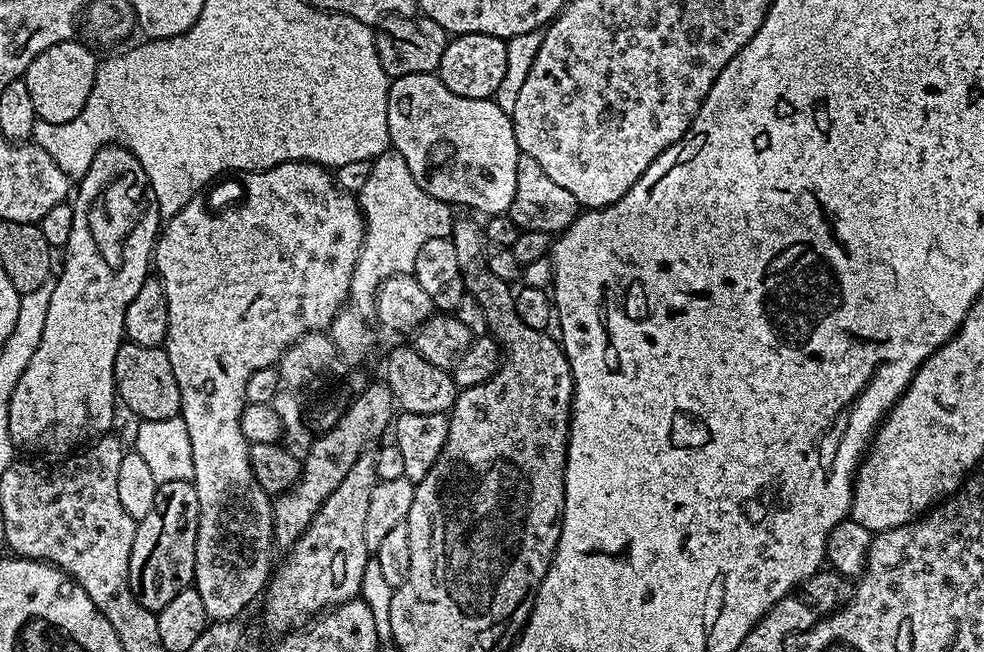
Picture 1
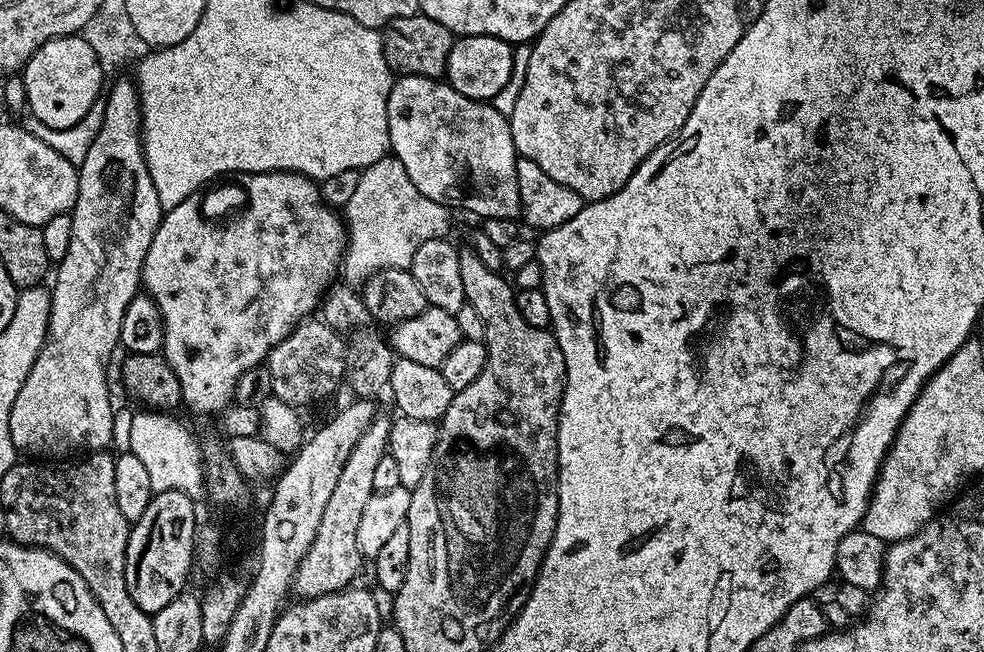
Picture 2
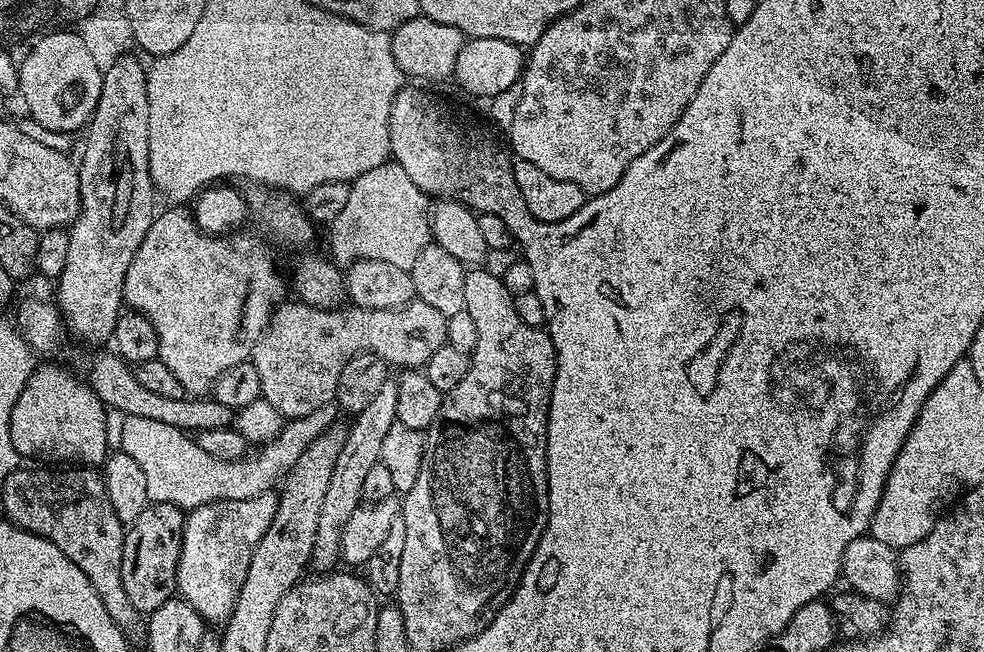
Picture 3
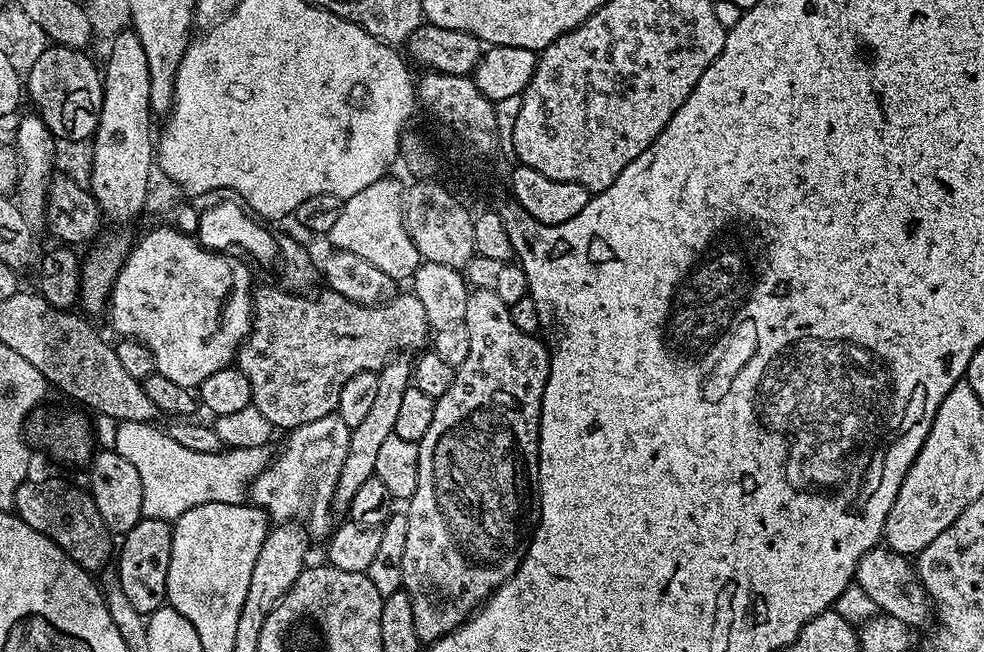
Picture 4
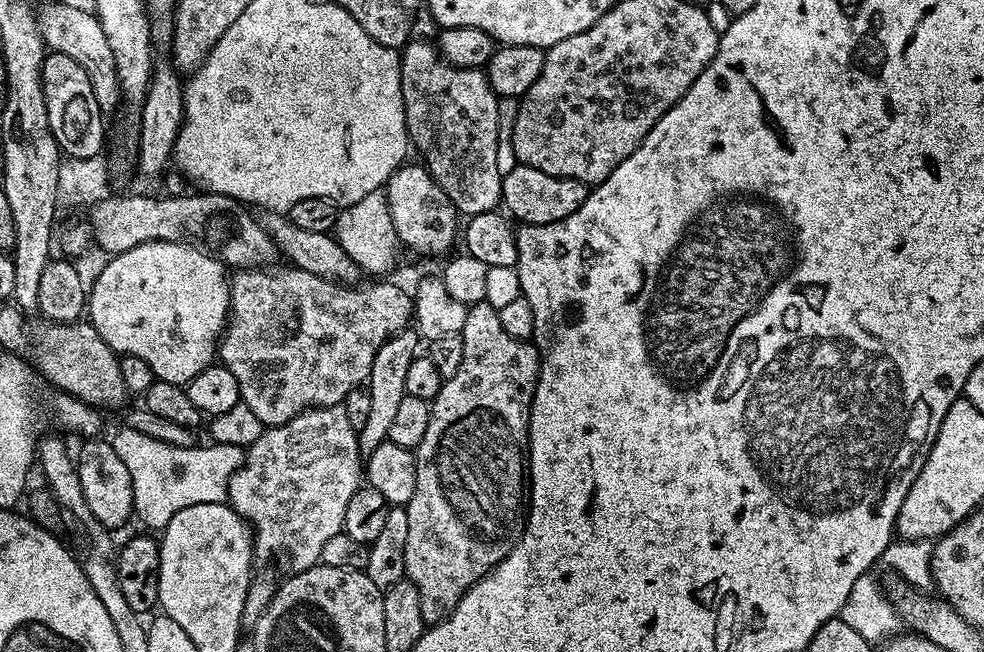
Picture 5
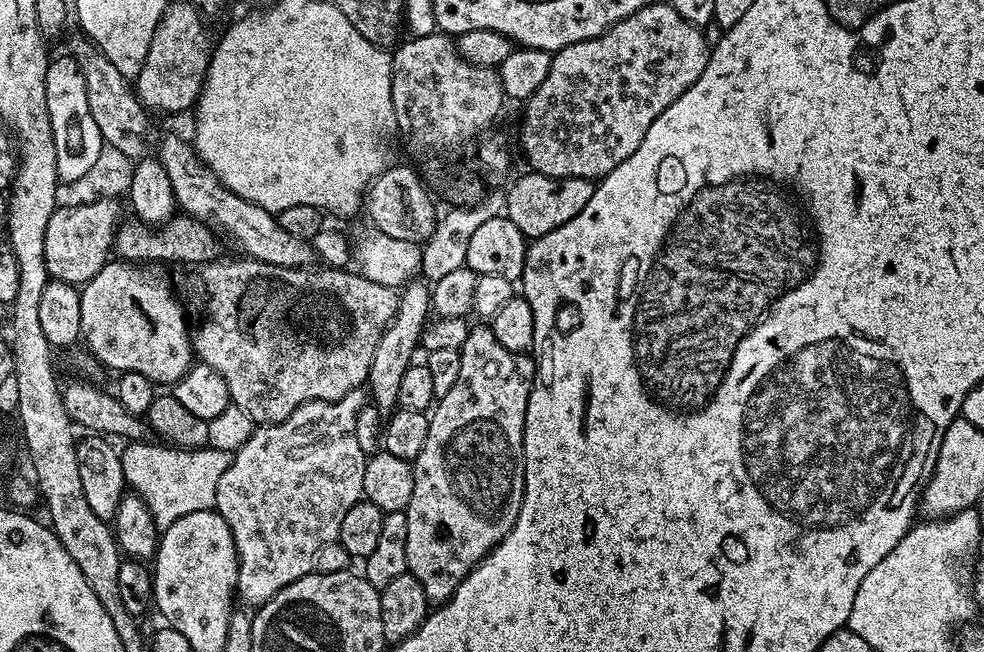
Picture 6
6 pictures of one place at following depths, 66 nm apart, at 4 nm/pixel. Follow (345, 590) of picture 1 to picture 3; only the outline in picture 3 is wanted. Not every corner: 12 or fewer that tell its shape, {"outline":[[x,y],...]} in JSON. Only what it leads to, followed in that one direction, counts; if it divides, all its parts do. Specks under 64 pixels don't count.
{"outline":[[387,378],[347,425],[314,538],[311,567],[341,563],[350,514],[396,424],[398,386]]}

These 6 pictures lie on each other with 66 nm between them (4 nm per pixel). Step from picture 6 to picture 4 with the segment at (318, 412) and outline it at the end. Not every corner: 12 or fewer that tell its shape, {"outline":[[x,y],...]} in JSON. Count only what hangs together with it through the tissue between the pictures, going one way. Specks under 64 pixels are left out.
{"outline":[[333,414],[287,433],[251,503],[309,537],[334,528],[350,450]]}

